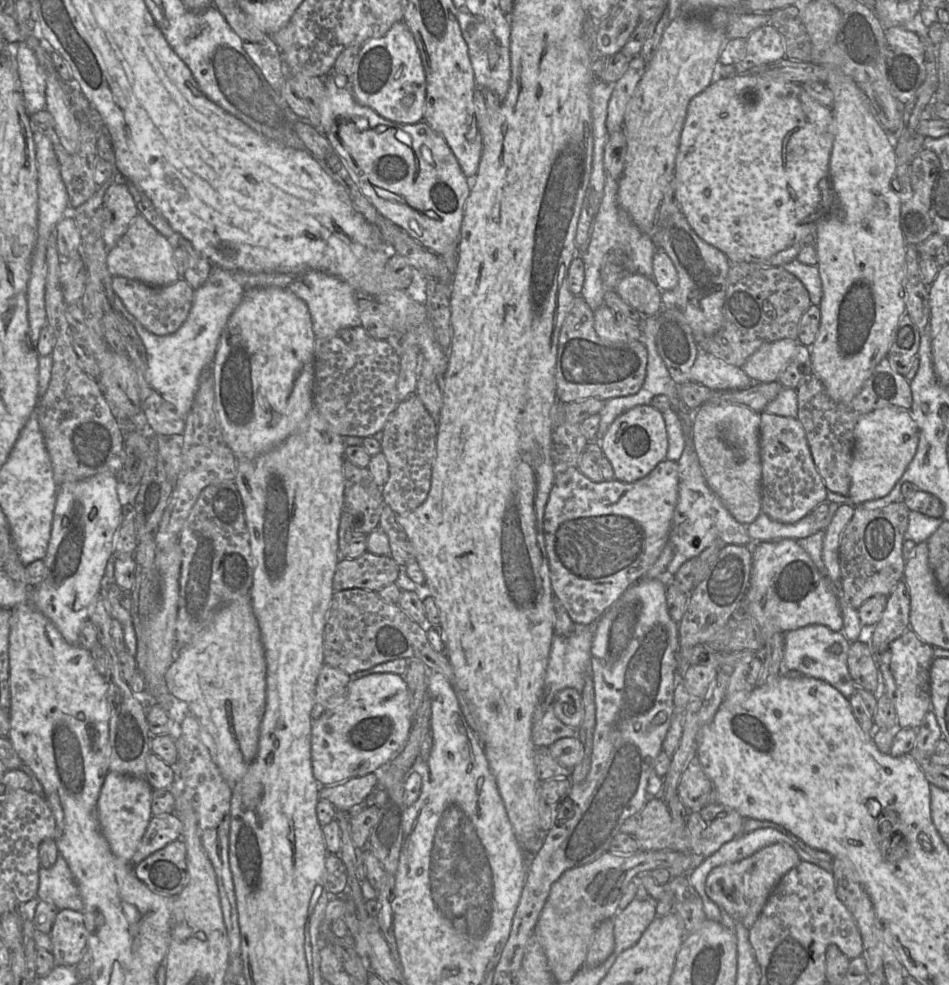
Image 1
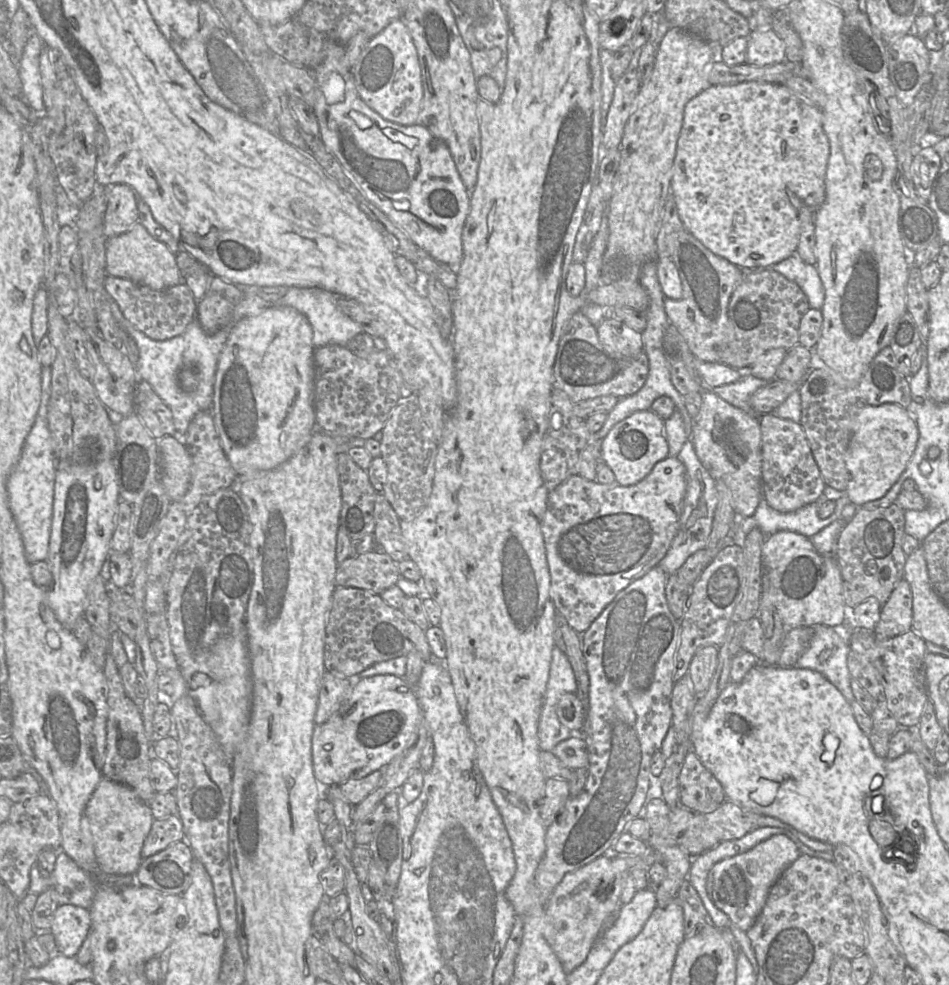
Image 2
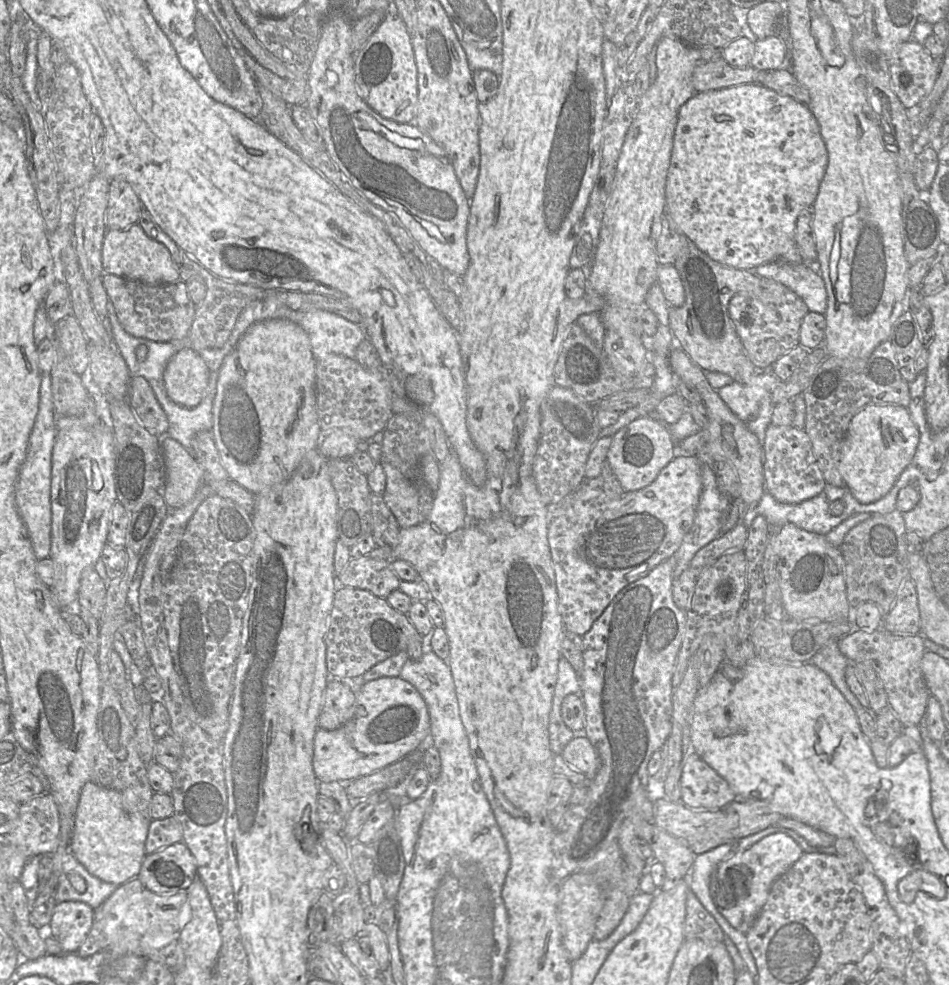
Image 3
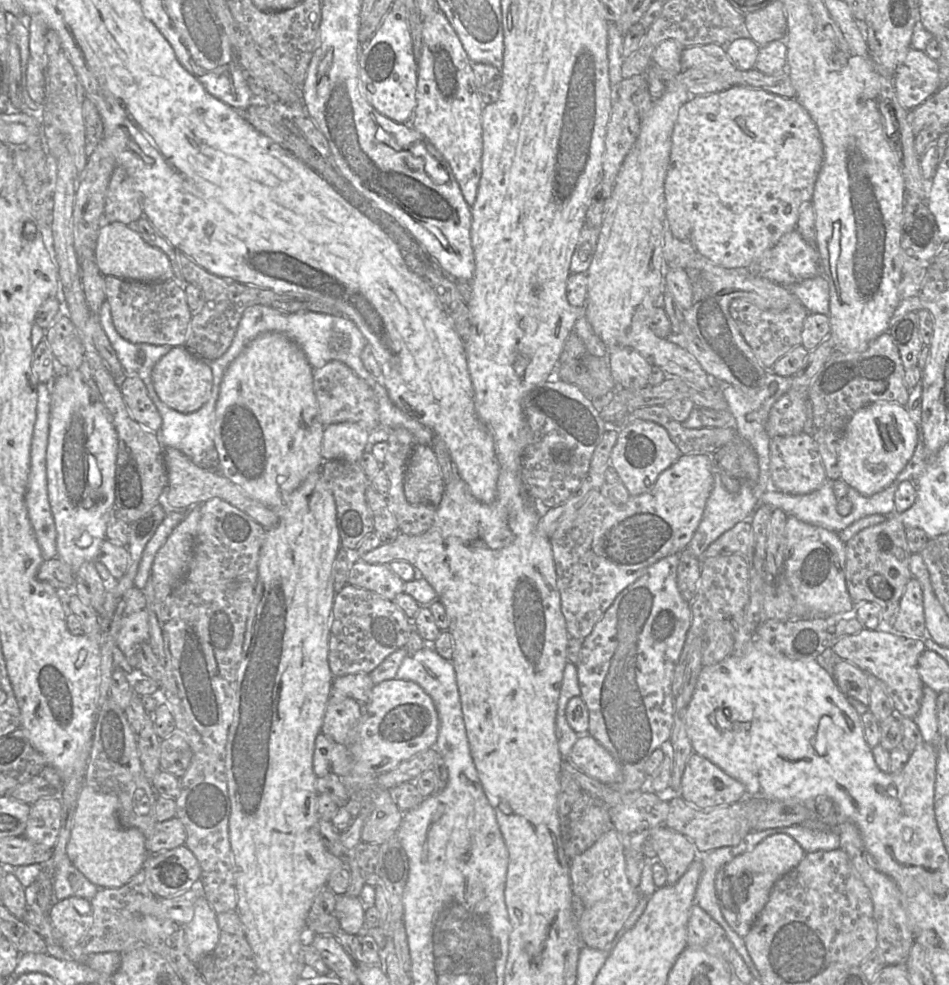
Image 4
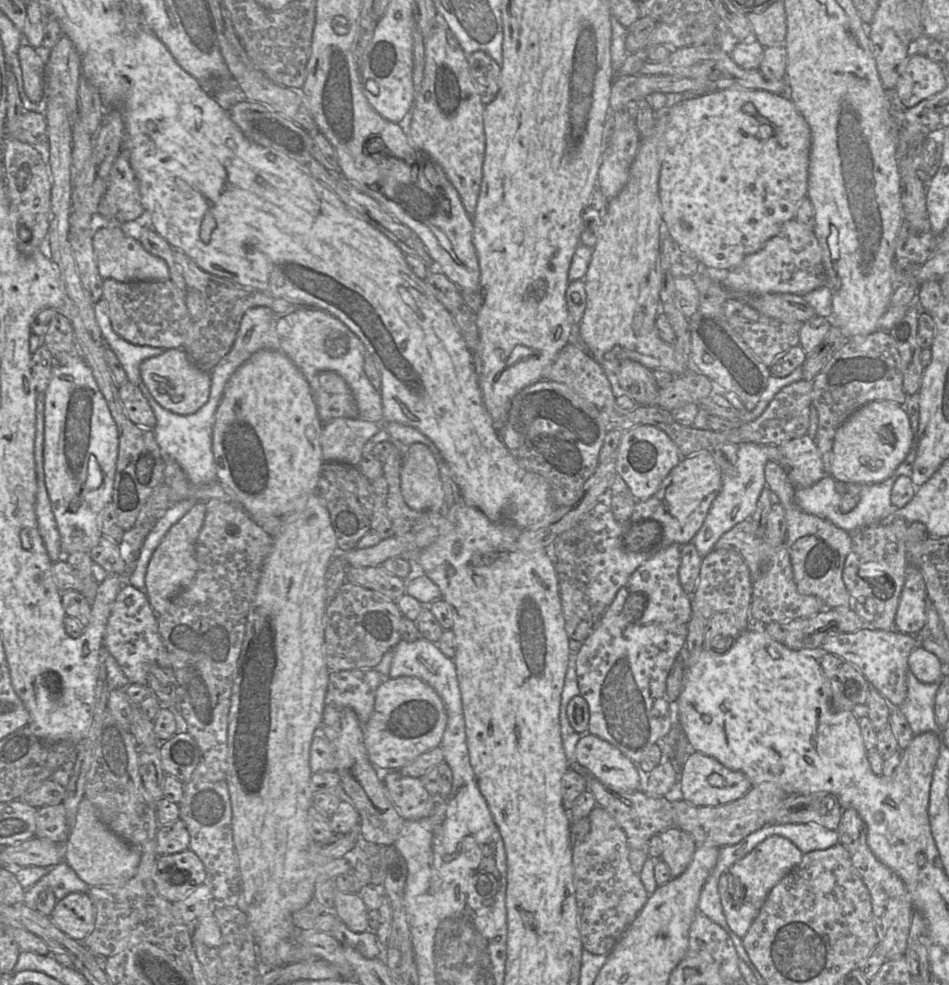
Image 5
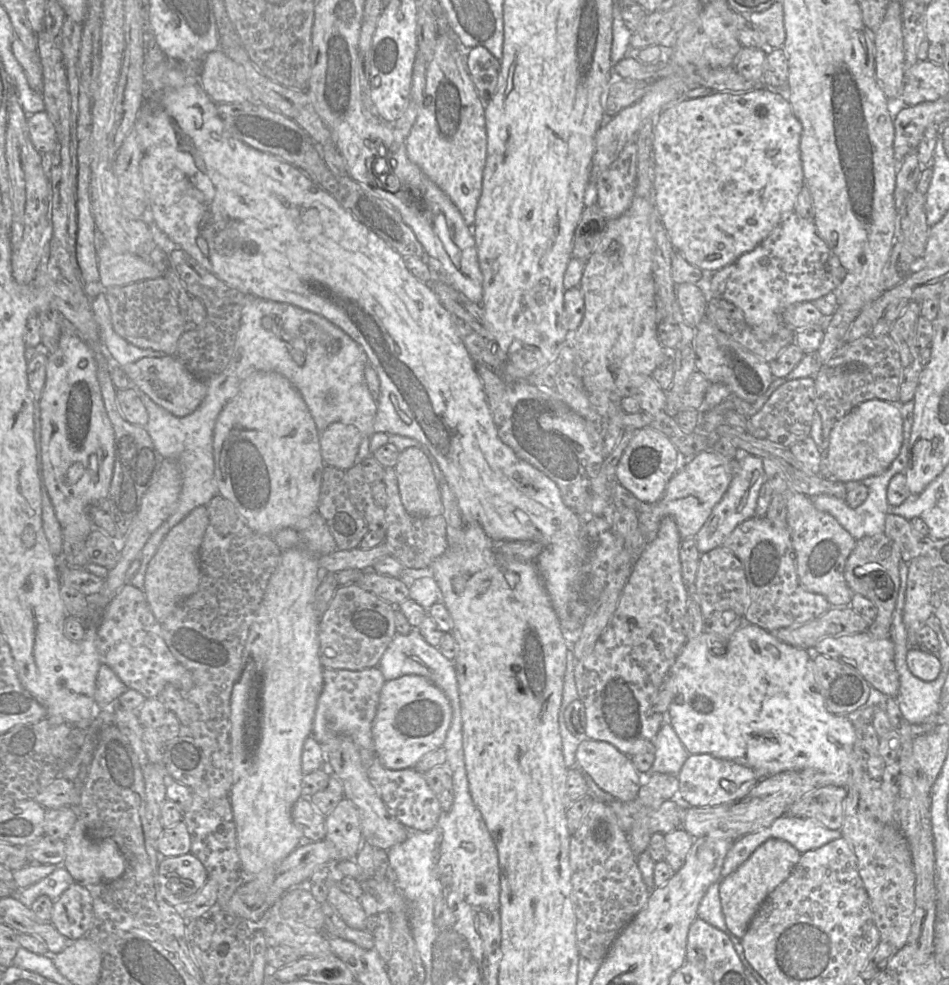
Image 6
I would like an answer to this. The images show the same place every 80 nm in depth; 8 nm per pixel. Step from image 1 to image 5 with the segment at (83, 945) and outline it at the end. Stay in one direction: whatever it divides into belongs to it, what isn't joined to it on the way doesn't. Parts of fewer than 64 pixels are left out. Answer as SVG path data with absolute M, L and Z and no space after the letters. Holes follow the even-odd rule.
M74 892L57 900L49 917L65 935L82 942L94 928L95 909L87 893Z

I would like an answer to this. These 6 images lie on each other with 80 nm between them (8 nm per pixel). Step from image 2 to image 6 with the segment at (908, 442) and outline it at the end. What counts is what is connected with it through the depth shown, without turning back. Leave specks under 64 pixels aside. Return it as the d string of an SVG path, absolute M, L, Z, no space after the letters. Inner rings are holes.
M871 399L855 406L832 428L825 458L831 478L846 483L885 472L903 443L903 419L897 404Z

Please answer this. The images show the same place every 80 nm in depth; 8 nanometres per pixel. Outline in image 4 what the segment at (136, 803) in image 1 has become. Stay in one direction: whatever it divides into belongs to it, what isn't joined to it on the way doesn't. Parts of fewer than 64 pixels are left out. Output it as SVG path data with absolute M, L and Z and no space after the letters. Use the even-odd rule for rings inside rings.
M84 784L78 795L66 856L99 889L120 888L143 868L148 857L146 838L137 828L123 828L117 820L119 799Z

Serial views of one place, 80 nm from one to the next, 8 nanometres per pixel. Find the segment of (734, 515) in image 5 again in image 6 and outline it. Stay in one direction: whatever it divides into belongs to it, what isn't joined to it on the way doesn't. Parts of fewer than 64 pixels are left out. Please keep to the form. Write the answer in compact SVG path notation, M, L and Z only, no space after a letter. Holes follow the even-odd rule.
M737 450L734 459L734 476L721 500L714 506L709 517L695 538L700 554L722 546L723 541L745 520L755 516L761 486L765 483L762 458Z

